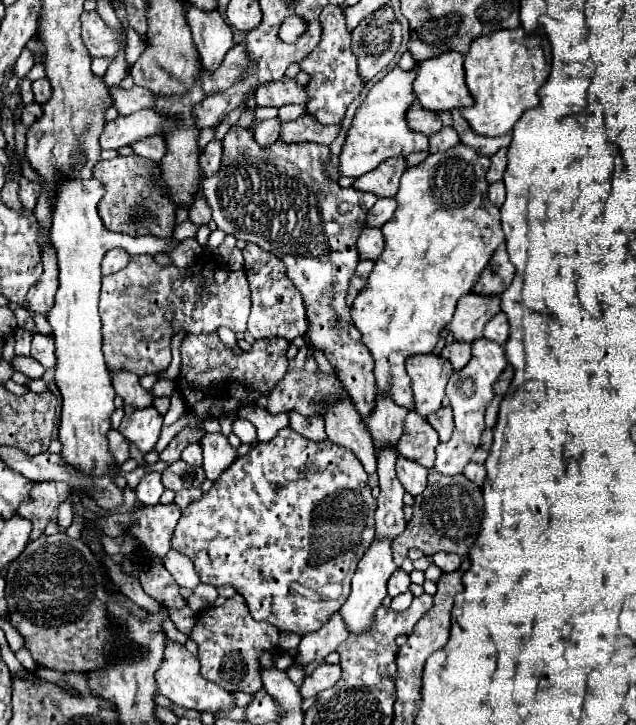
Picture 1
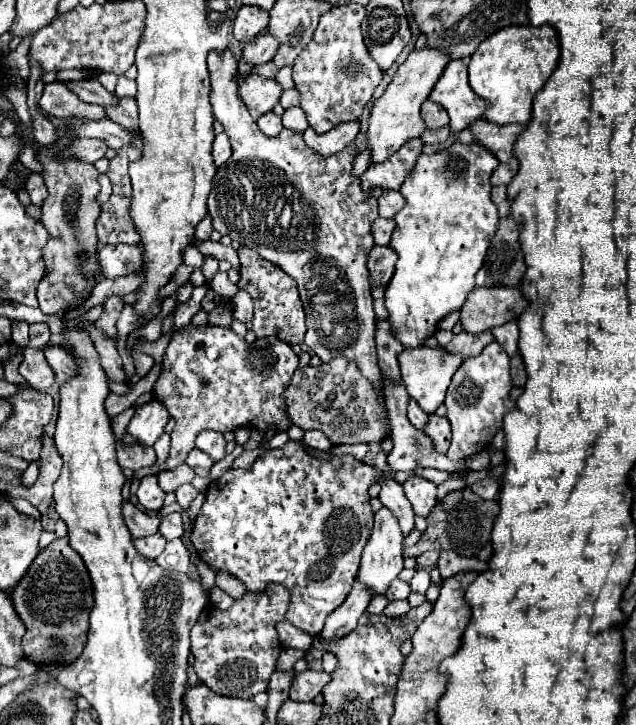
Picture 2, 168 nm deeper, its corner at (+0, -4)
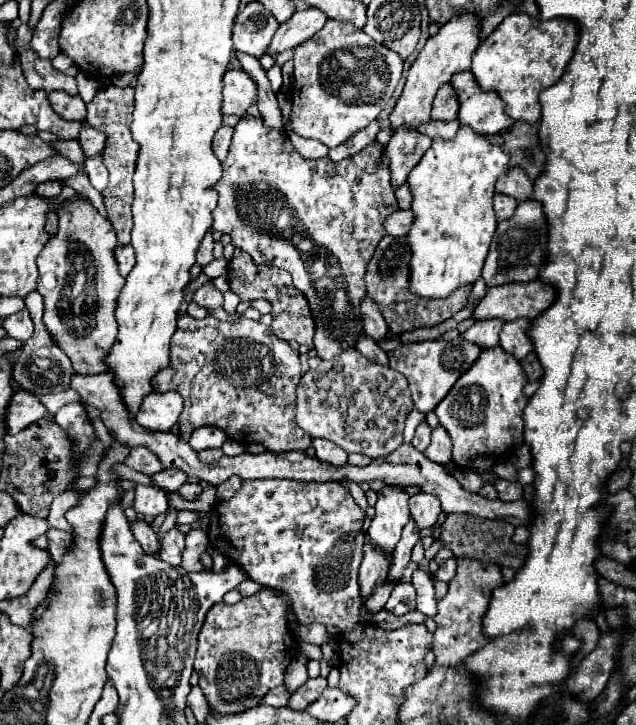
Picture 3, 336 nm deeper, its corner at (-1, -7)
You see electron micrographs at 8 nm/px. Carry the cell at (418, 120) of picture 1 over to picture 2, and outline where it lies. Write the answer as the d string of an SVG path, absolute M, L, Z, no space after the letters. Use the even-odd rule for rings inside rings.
M426 100L422 104L422 120L426 124L426 128L442 128L442 126L448 126L448 114L442 106L436 106L436 102L432 100Z

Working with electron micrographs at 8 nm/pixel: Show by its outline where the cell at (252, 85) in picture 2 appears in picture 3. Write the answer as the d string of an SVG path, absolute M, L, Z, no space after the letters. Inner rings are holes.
M227 69L223 75L223 115L237 115L243 117L249 105L257 99L255 85L251 77L243 69Z

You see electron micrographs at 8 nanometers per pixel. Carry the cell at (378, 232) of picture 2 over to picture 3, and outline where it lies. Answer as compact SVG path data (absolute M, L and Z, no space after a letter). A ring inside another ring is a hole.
M397 211L393 215L389 215L389 219L385 221L385 229L387 229L387 235L393 235L393 237L401 237L401 235L407 235L411 225L413 225L413 211Z

